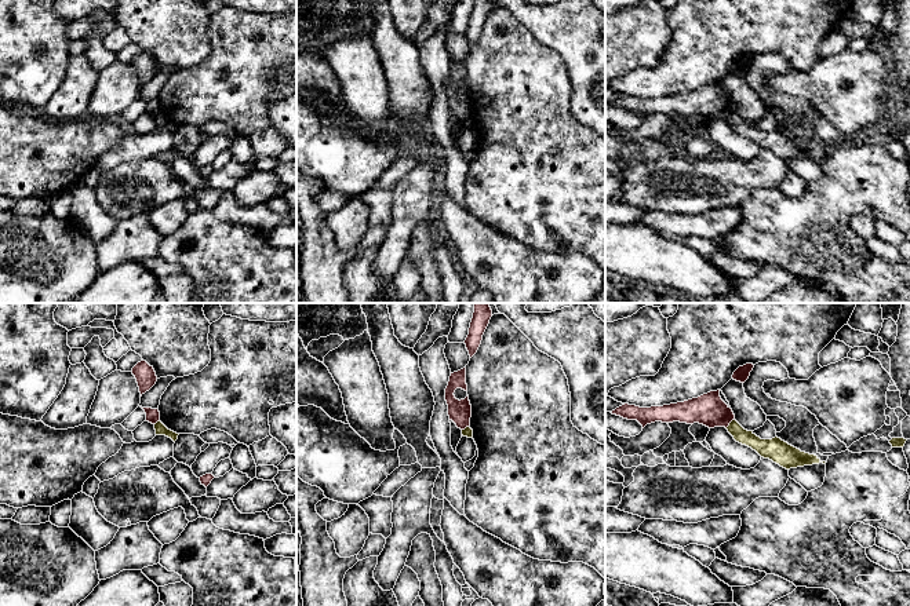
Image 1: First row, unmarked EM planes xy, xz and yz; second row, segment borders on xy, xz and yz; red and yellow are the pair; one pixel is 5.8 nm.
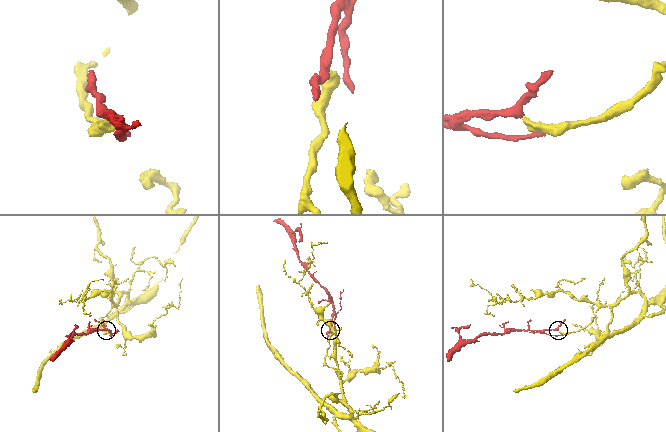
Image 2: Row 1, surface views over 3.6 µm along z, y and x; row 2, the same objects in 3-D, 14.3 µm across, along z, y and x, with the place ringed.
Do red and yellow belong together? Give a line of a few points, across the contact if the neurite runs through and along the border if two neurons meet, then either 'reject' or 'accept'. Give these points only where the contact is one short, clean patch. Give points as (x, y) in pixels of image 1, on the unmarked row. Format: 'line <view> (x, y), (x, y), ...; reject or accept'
line yz (734, 110), (725, 119); reject

